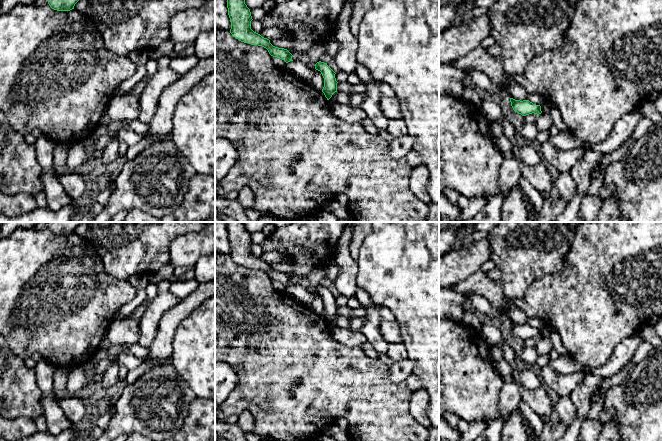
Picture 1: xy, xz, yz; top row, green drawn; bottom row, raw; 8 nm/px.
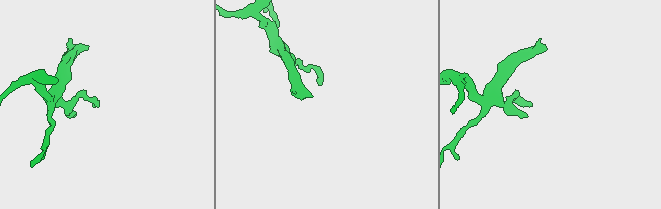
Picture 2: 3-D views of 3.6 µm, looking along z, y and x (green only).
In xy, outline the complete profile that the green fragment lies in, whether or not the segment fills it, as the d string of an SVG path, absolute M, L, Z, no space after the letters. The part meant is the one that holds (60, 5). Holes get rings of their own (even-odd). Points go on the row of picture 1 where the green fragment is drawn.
M47 0L50 7L57 11L70 11L74 9L79 0Z

